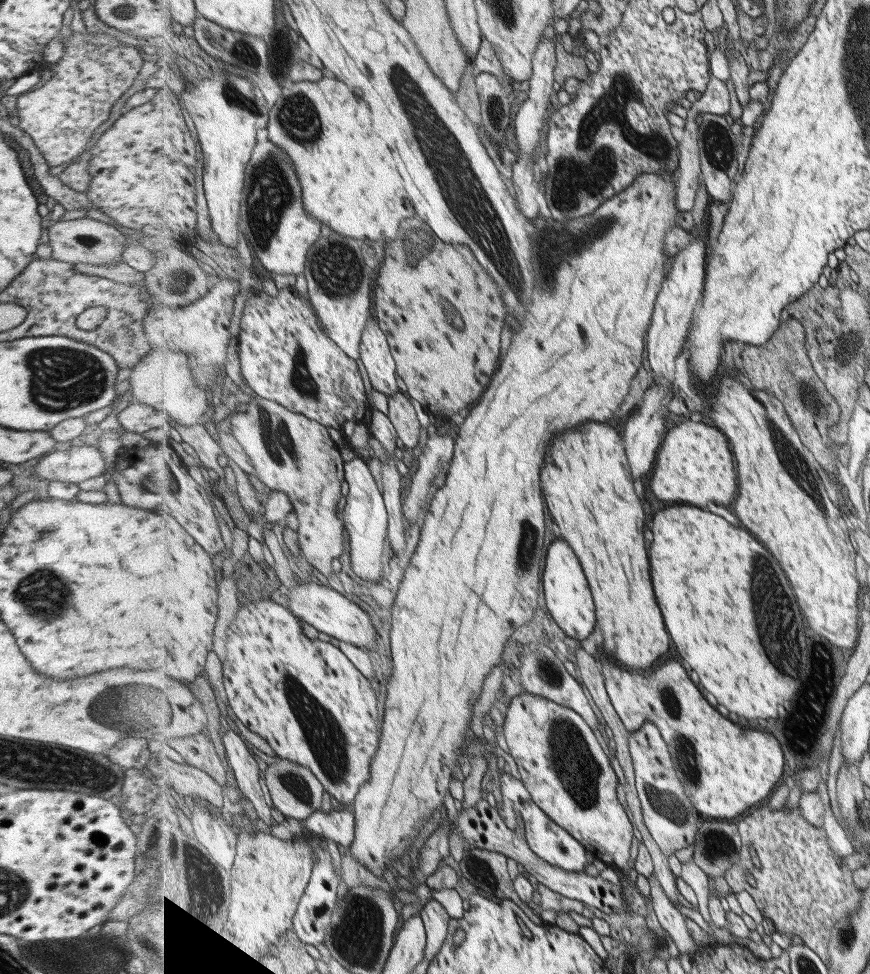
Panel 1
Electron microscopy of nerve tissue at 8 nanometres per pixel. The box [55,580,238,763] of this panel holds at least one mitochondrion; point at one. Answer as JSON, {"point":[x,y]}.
{"point":[113,710]}

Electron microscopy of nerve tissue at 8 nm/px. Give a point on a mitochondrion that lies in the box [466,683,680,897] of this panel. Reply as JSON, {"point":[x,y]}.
{"point":[579,772]}

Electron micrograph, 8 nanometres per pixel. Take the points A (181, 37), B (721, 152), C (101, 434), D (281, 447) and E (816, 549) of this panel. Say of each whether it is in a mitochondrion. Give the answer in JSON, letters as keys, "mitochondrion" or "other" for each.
{"A":"other","B":"mitochondrion","C":"other","D":"mitochondrion","E":"other"}

